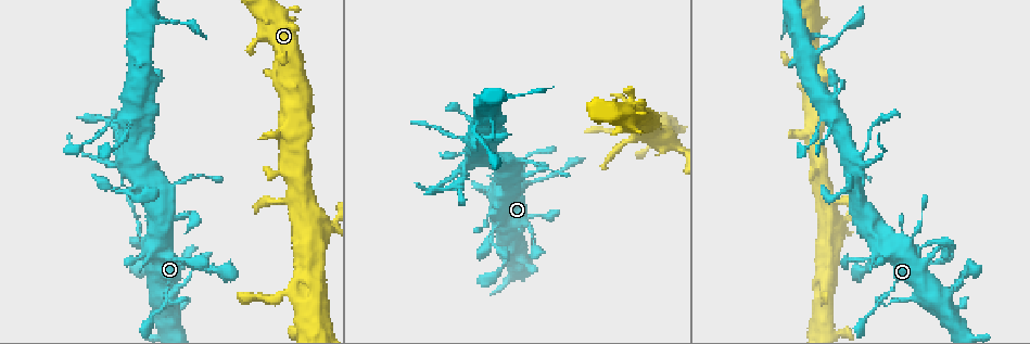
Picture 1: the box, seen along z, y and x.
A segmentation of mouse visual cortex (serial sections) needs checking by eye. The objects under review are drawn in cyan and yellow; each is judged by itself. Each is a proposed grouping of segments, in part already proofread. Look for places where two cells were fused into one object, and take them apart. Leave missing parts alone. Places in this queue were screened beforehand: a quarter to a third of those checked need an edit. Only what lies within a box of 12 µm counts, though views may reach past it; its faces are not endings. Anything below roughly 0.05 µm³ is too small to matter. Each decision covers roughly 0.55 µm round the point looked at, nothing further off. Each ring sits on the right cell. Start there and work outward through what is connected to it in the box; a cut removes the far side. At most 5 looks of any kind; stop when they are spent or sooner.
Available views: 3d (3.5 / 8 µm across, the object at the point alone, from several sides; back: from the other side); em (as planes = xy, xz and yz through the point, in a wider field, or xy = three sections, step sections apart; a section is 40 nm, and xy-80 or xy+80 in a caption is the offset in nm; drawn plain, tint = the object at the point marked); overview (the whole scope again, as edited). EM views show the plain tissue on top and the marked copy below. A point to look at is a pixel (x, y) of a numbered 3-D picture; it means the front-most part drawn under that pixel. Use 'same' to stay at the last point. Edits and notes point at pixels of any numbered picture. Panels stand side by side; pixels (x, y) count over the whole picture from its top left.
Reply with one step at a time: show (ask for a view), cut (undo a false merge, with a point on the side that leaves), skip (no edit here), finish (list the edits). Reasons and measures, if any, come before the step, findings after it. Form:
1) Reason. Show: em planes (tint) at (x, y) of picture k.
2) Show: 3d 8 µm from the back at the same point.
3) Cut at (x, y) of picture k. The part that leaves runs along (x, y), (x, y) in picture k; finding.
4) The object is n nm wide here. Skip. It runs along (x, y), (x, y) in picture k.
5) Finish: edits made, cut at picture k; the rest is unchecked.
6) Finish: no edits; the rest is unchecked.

Sudden change in width. Show: 3d 3.5 µm at (939, 247) of picture 1.

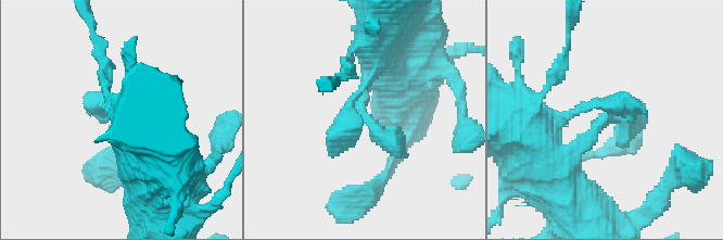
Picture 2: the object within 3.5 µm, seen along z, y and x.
Show: em xy step 2 (tint) at (362, 115) of picture 2.

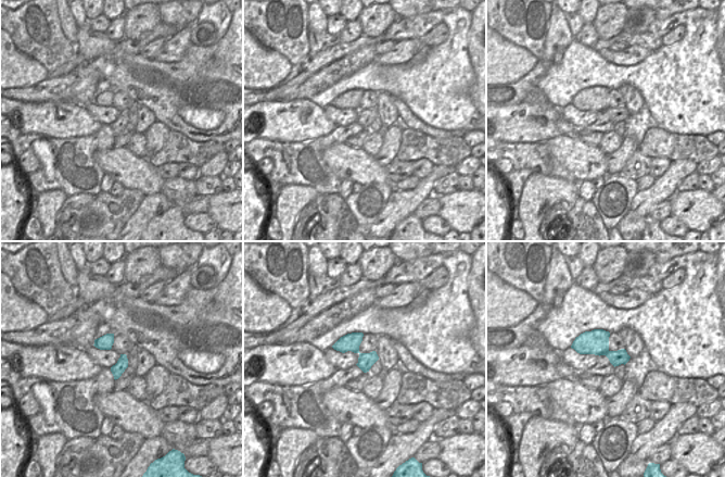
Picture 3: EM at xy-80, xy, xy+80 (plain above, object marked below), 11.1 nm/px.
Skip. It runs along (558, 166), (611, 113), (644, 127) in picture 2; one cell here.

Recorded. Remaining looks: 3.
Show: 3d 3.5 µm at (824, 119) of picture 1.

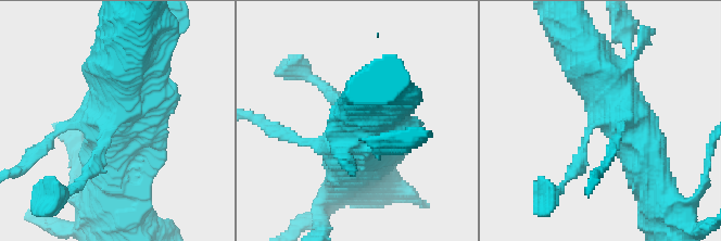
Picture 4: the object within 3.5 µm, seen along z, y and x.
Shape alone is not enough. Show: em planes (tint) at (111, 119) of picture 4.

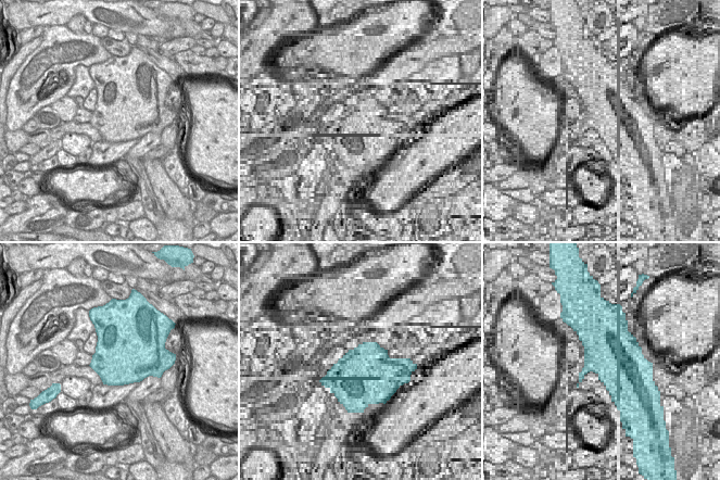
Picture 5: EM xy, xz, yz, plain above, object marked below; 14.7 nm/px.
Another direction. Show: em xy step 2 (tint) at the same point.

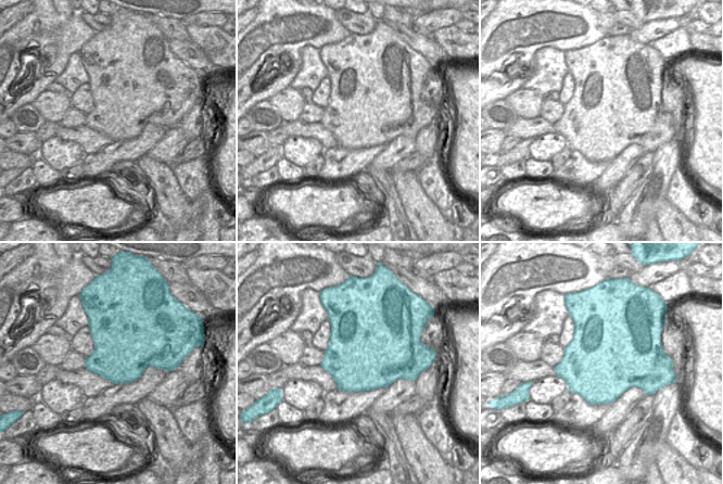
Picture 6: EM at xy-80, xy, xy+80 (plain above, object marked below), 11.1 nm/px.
The object is 950 nm wide here. Skip. It runs along (649, 170), (577, 47) in picture 4; continuous, no second cell.

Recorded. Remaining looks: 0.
Finish: no edits; the rest is unchecked.

